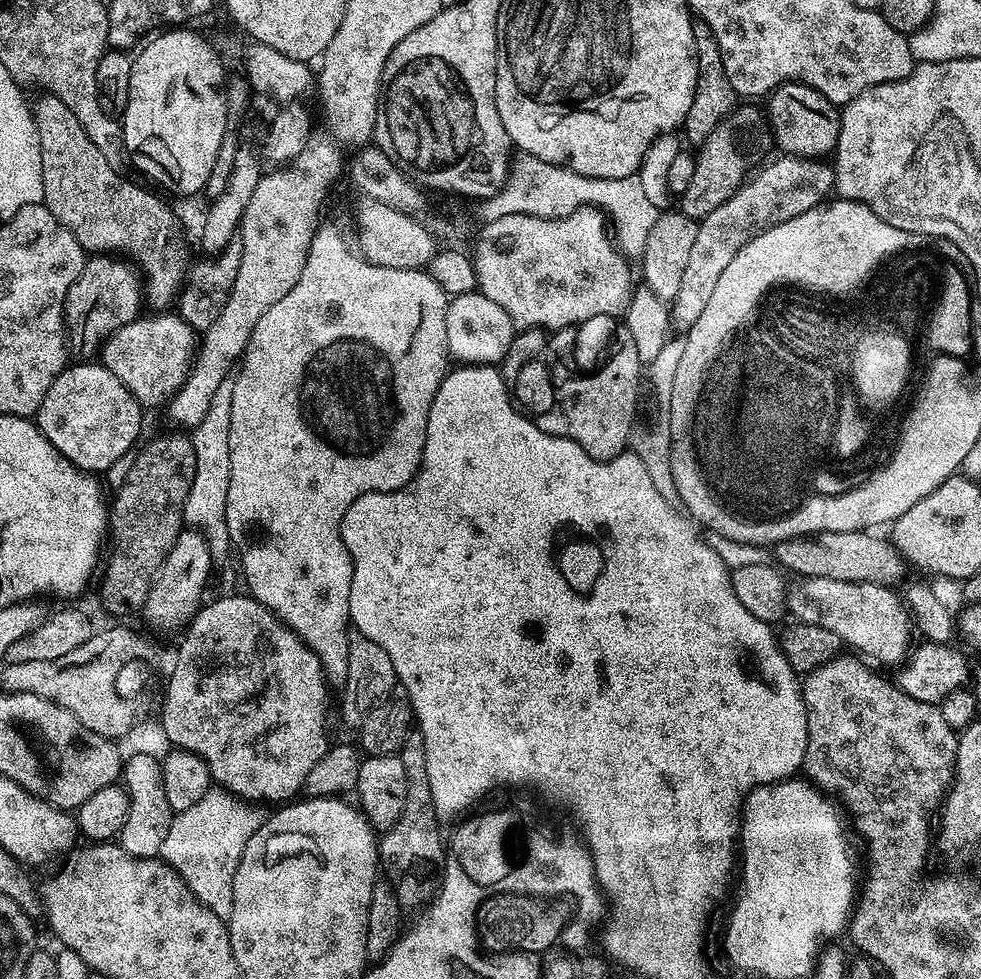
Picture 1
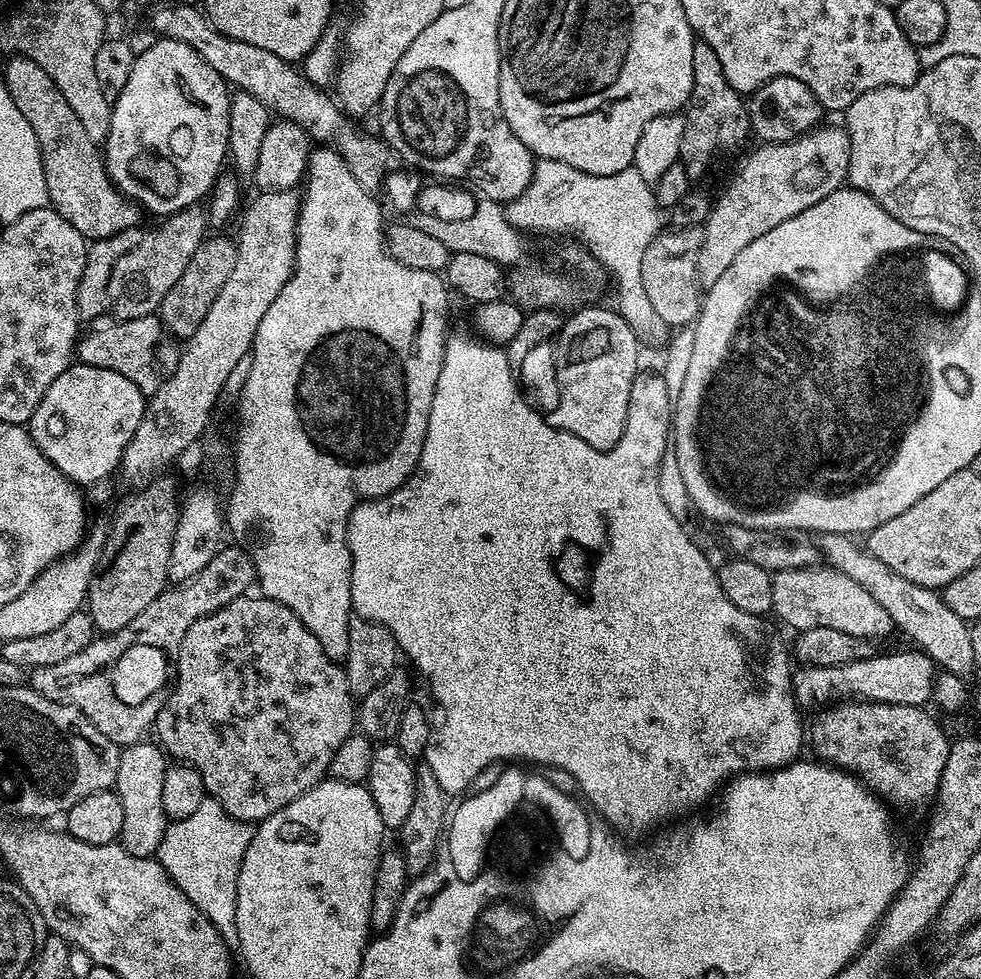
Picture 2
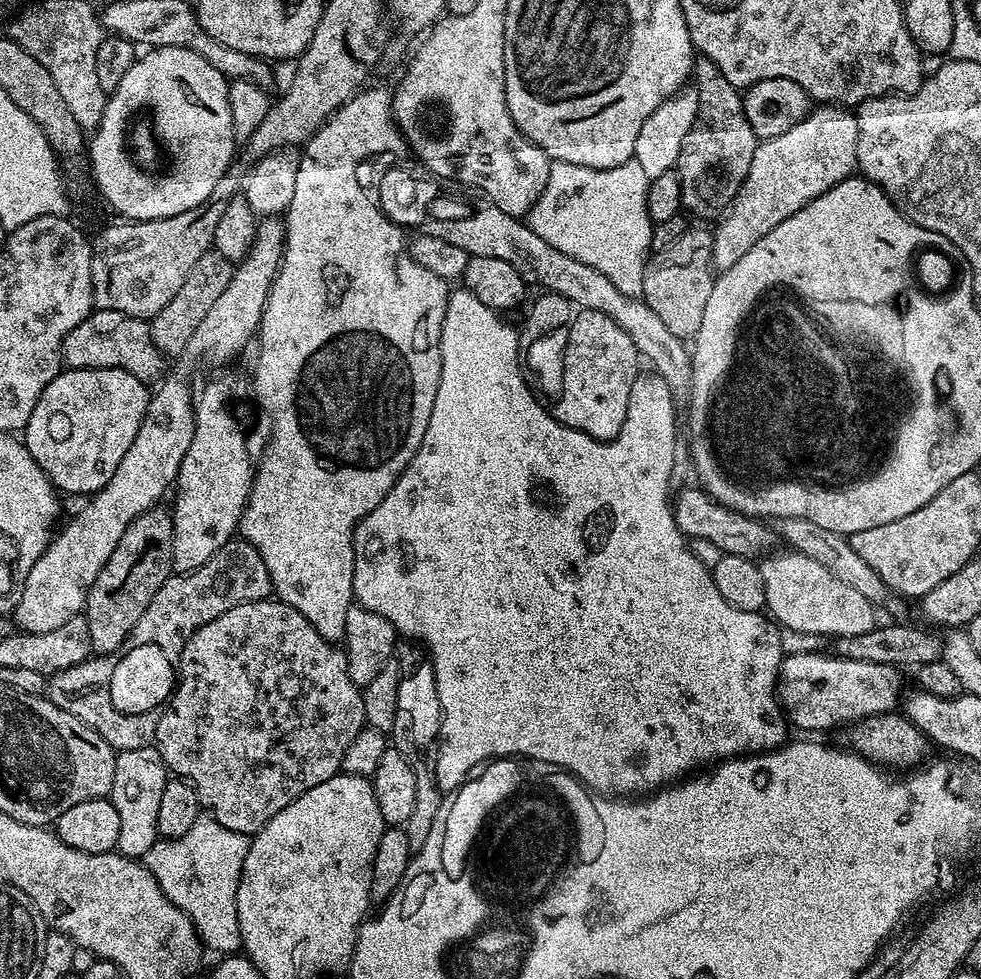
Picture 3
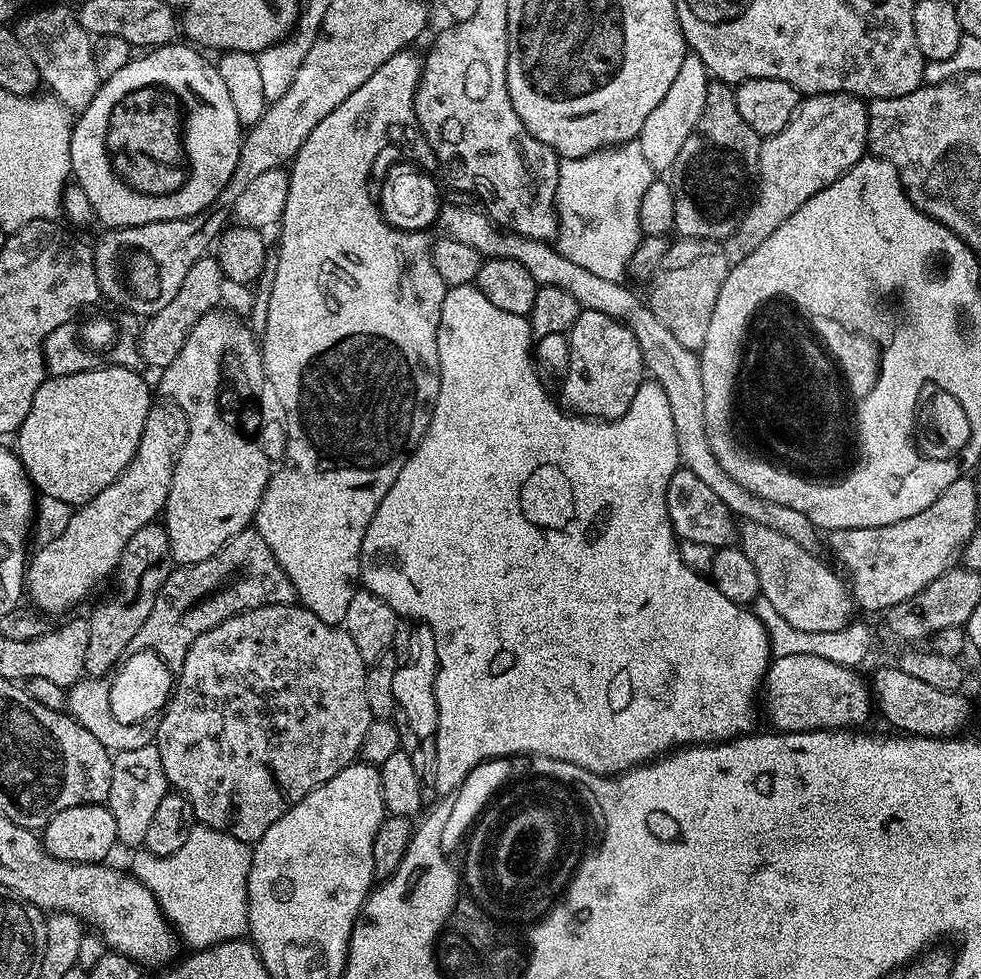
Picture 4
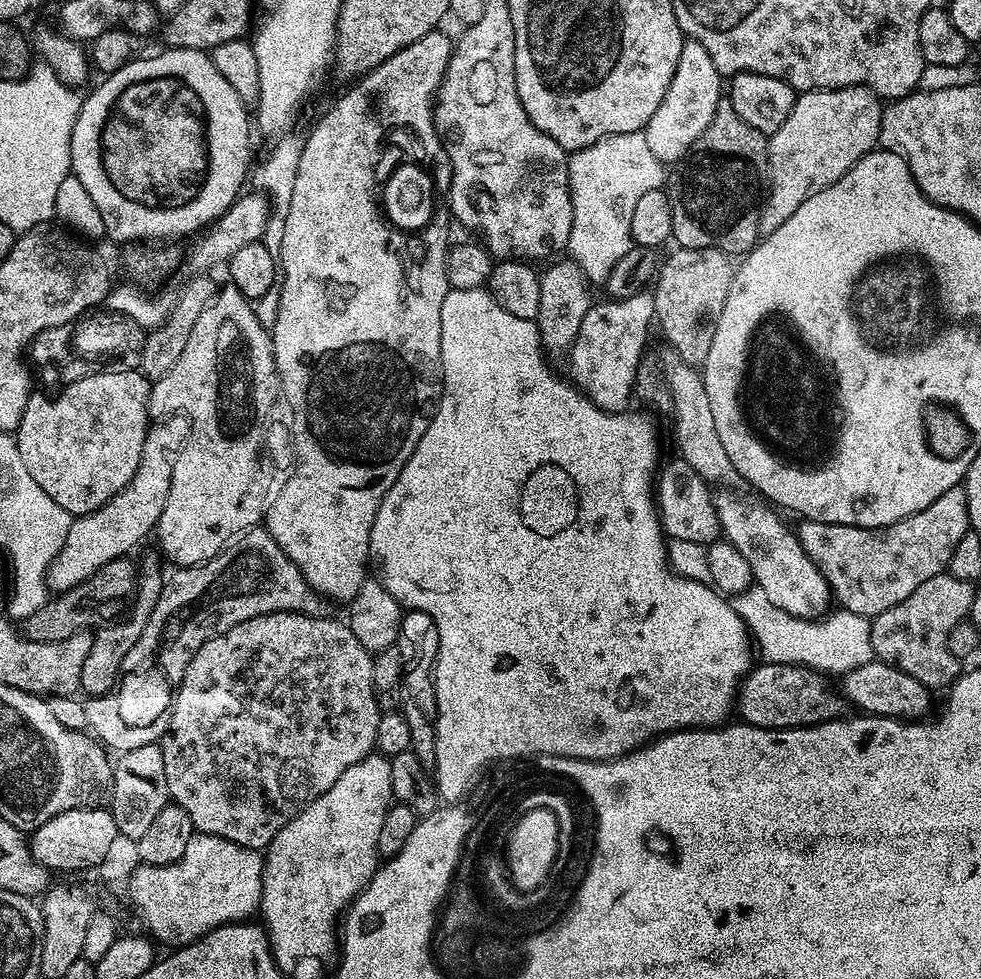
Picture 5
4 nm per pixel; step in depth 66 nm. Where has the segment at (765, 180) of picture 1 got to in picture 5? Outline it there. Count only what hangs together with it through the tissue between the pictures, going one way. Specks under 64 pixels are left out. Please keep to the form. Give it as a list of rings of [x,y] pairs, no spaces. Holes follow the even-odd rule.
[[[822,88],[799,93],[786,122],[771,133],[768,141],[770,183],[760,210],[761,233],[778,230],[808,196],[838,182],[842,174],[873,151],[880,142],[883,113],[881,97],[868,88]]]

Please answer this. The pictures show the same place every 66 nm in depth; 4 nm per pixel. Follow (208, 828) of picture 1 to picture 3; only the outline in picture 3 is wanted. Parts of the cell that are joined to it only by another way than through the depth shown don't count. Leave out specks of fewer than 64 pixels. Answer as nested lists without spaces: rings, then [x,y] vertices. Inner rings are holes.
[[[202,814],[194,822],[194,826],[190,826],[190,830],[182,834],[182,838],[157,839],[156,844],[150,846],[150,850],[142,858],[142,863],[150,870],[150,874],[154,874],[158,886],[162,886],[162,894],[166,894],[166,898],[190,918],[200,936],[201,944],[209,953],[236,954],[241,951],[242,930],[238,926],[236,895],[242,875],[242,862],[246,862],[249,843],[249,837],[234,830],[226,830],[222,822],[218,822],[213,816]]]

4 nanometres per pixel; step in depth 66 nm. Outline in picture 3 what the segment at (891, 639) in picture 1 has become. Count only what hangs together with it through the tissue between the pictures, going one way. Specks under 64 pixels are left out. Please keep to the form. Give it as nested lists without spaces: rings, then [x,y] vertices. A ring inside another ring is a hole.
[[[777,550],[765,555],[759,565],[762,582],[766,582],[767,611],[781,629],[821,638],[839,638],[866,634],[877,627],[877,609],[872,601],[862,598],[858,590],[834,578],[834,574],[830,574],[826,566],[814,562],[814,558],[806,558],[806,554],[791,550]]]

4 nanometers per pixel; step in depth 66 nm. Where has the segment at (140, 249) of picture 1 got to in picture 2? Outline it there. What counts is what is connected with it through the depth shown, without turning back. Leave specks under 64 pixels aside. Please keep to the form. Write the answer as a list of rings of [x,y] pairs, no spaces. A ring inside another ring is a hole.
[[[12,54],[5,60],[8,61],[4,64],[2,79],[6,82],[10,98],[14,98],[14,106],[22,110],[26,122],[30,122],[30,130],[34,130],[38,138],[49,205],[88,242],[105,240],[116,232],[137,227],[142,215],[139,203],[117,190],[104,166],[101,149],[92,141],[90,134],[86,134],[82,122],[78,122],[78,114],[70,110],[70,102],[62,98],[62,90],[54,86],[54,78],[25,56]]]

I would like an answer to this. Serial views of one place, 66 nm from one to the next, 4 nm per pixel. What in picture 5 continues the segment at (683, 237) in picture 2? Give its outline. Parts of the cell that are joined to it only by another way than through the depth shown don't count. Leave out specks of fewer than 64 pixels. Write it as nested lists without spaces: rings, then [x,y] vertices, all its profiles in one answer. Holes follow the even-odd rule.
[[[681,248],[675,249],[673,256],[663,257],[654,277],[654,295],[656,297],[655,323],[660,323],[664,336],[668,339],[671,351],[679,360],[693,366],[702,366],[706,362],[706,354],[710,354],[710,342],[714,342],[714,330],[718,318],[722,314],[722,306],[726,306],[726,294],[730,294],[734,264],[731,264],[729,253],[719,252],[713,248]]]

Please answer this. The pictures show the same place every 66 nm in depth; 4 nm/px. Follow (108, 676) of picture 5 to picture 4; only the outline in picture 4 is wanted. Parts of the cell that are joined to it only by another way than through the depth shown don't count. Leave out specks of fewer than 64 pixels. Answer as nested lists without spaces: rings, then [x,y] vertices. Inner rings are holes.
[[[153,522],[142,526],[142,530],[126,542],[126,550],[122,550],[122,558],[114,573],[116,589],[86,616],[90,626],[90,642],[86,645],[84,670],[89,677],[107,677],[121,663],[130,642],[134,642],[134,634],[138,634],[138,630],[142,630],[142,622],[150,618],[156,596],[173,567],[168,529],[163,523]]]

